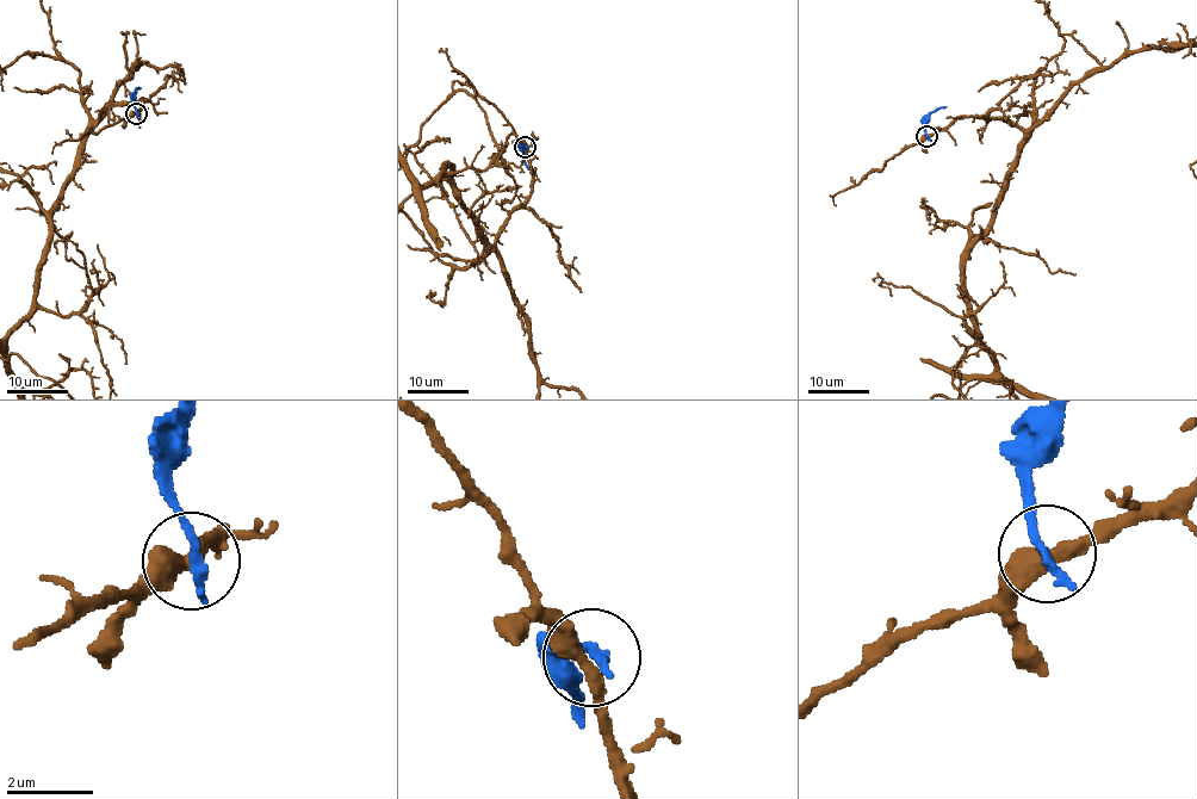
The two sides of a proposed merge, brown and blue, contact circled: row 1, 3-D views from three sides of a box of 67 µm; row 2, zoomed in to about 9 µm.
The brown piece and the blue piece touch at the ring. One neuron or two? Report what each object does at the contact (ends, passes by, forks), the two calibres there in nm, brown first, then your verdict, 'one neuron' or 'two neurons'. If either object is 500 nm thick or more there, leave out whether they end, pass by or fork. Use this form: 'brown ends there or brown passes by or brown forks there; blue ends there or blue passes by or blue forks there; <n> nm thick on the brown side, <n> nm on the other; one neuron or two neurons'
brown passes by; blue ends there; 400 nm thick on the brown side, 260 nm on the other; two neurons

